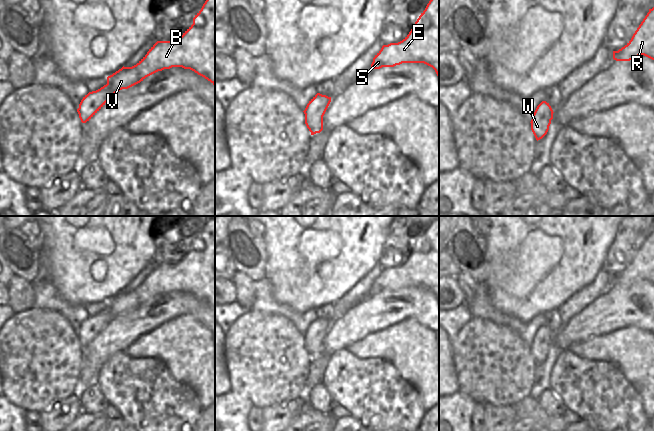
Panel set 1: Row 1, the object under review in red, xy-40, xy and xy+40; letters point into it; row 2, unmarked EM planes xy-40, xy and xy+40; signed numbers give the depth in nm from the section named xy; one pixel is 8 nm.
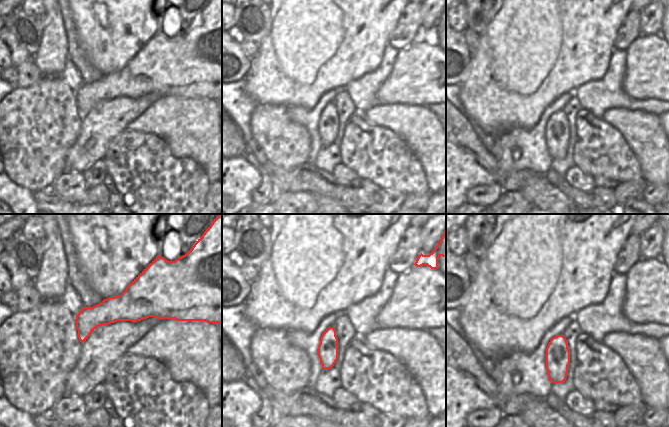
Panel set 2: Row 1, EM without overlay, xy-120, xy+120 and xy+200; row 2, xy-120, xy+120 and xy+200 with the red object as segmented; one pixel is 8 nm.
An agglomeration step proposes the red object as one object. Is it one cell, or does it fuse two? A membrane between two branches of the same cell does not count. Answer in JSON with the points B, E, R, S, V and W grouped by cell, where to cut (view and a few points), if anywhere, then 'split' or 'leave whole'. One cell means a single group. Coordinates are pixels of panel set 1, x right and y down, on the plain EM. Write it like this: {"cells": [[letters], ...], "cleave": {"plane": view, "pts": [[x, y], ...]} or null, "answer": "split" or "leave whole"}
{"cells": [["B", "E", "R", "S", "V", "W"]], "cleave": null, "answer": "leave whole"}

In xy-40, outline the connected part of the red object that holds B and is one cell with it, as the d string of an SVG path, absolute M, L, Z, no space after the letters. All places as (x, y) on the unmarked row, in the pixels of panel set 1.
M215 218L209 219L193 248L174 265L157 265L134 290L122 291L107 301L107 308L83 321L77 336L82 347L89 345L118 315L128 313L146 301L164 293L190 293L215 309Z

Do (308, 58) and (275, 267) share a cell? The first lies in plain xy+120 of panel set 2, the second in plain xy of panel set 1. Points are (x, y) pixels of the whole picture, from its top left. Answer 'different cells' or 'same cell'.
same cell

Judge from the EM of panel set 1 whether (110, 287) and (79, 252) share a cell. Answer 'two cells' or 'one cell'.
one cell

